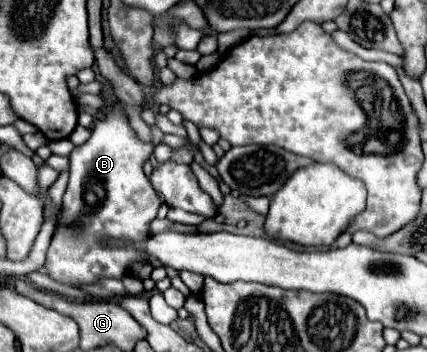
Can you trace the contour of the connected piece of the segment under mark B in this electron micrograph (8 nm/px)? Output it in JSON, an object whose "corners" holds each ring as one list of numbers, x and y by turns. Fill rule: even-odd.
{"corners":[[115,108,115,110,111,110,111,114,105,116,103,122,95,122,95,126,91,130,91,138,83,146,77,146,69,156,71,176,69,176,67,190,63,194,61,220,57,220,55,234,51,238,51,244,47,250,47,260,45,260,49,278,53,278,61,284,81,288,81,286,91,286,103,278,123,278,129,272,129,266,135,262,147,262,155,268,161,266,161,264,157,264,157,260,149,260,149,256,141,256,141,252,137,252,137,248,129,248,129,244,109,246,103,242,105,238,119,240,119,242,121,242,121,238,125,238,125,240,133,242,133,240,147,240,151,236,149,224,155,220,157,210,161,206,157,192,153,190,147,176,143,174,143,162,149,158,151,152,153,152,153,146,137,140,135,132,129,128,127,116,121,110],[87,192,93,192,97,196,97,204,93,208,87,206,87,202,85,202]]}

